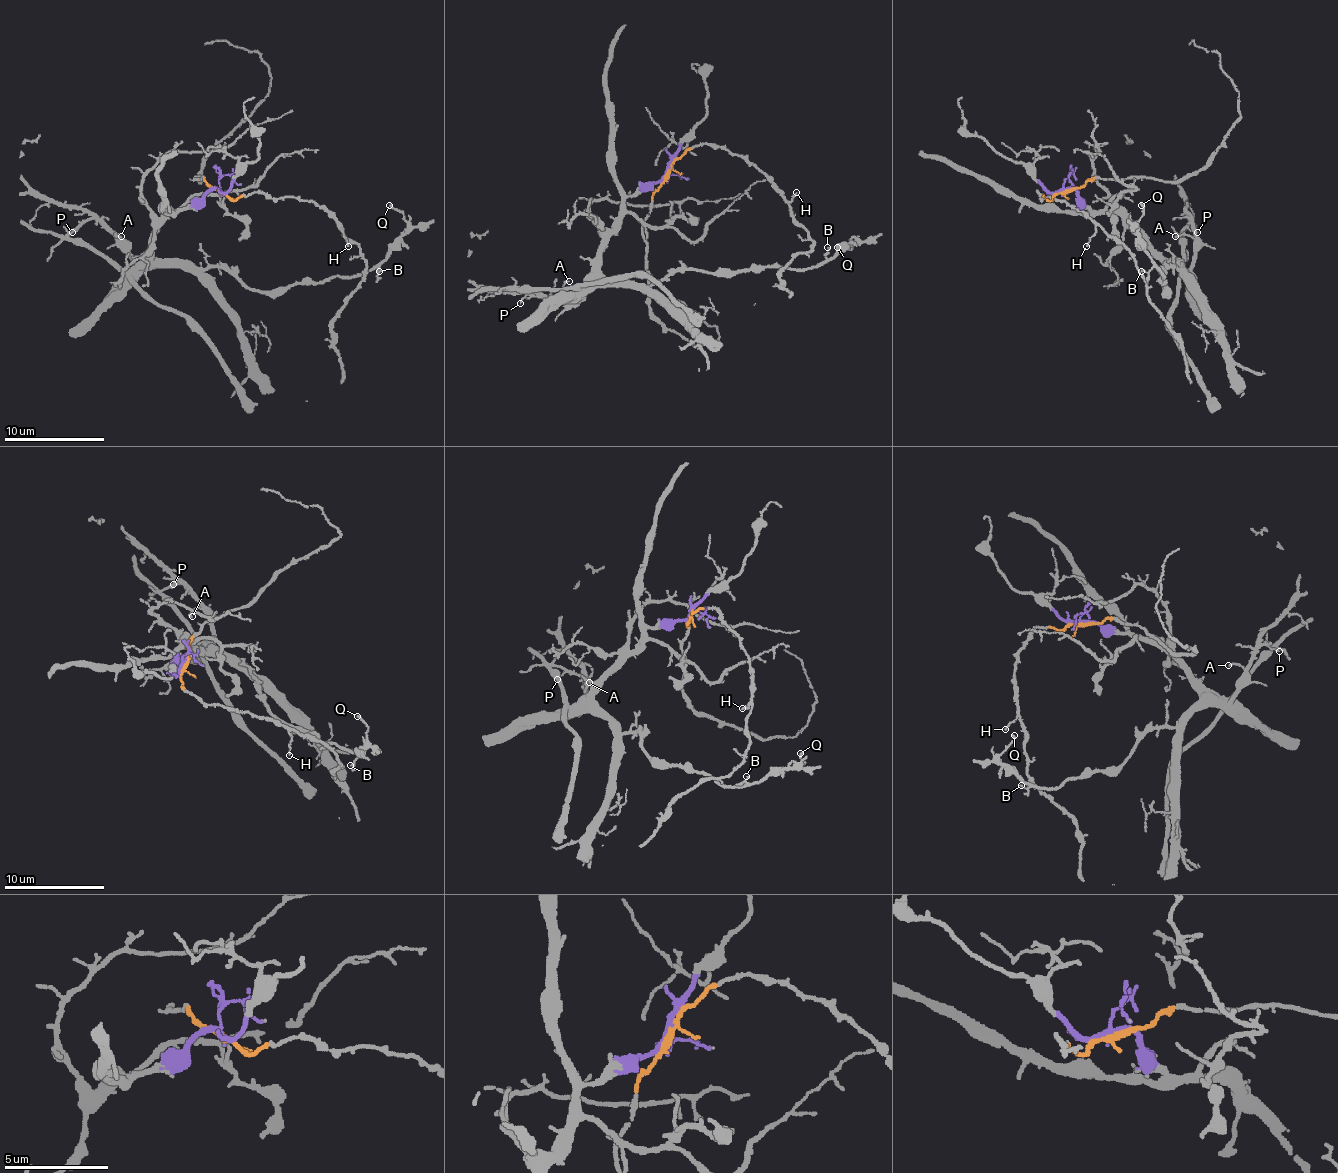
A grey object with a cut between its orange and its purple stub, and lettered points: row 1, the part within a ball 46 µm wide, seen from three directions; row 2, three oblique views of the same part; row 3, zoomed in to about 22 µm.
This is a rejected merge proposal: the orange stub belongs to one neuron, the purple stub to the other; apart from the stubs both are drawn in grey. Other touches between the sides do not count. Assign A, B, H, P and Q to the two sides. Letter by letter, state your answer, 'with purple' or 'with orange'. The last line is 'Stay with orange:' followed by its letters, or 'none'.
A: with purple
B: with purple
H: with orange
P: with purple
Q: with purple
Stay with orange: H

